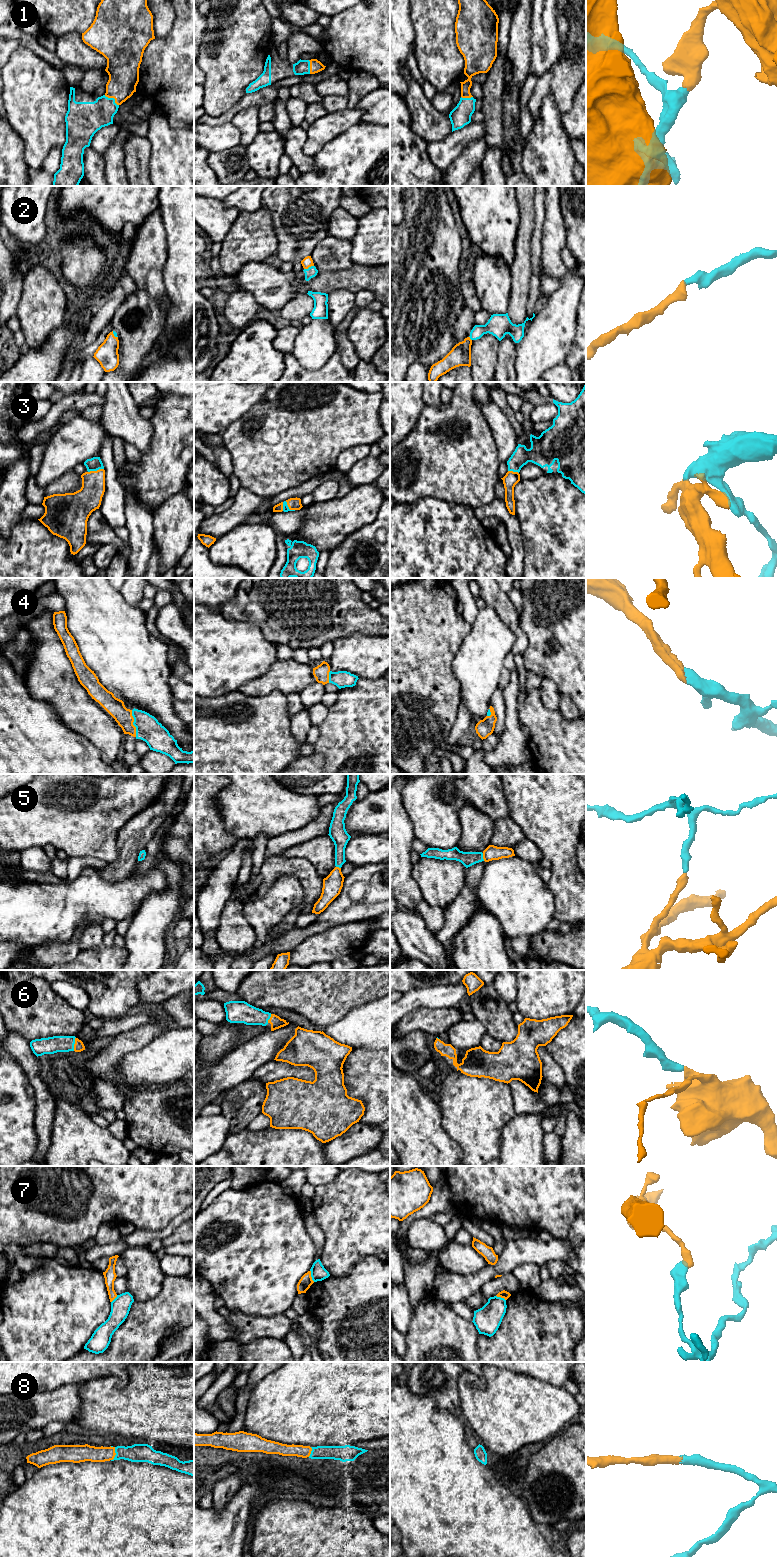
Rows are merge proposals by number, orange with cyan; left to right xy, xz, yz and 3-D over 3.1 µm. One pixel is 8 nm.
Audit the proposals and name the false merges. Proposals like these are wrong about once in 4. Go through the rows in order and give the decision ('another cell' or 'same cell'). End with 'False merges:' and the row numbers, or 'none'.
1: same cell
2: same cell
3: same cell
4: same cell
5: same cell
6: same cell
7: another cell
8: same cell
False merges: 7

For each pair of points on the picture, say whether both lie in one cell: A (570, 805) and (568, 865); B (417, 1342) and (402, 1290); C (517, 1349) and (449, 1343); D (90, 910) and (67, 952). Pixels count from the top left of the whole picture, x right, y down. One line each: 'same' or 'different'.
A: same
B: different
C: different
D: different

